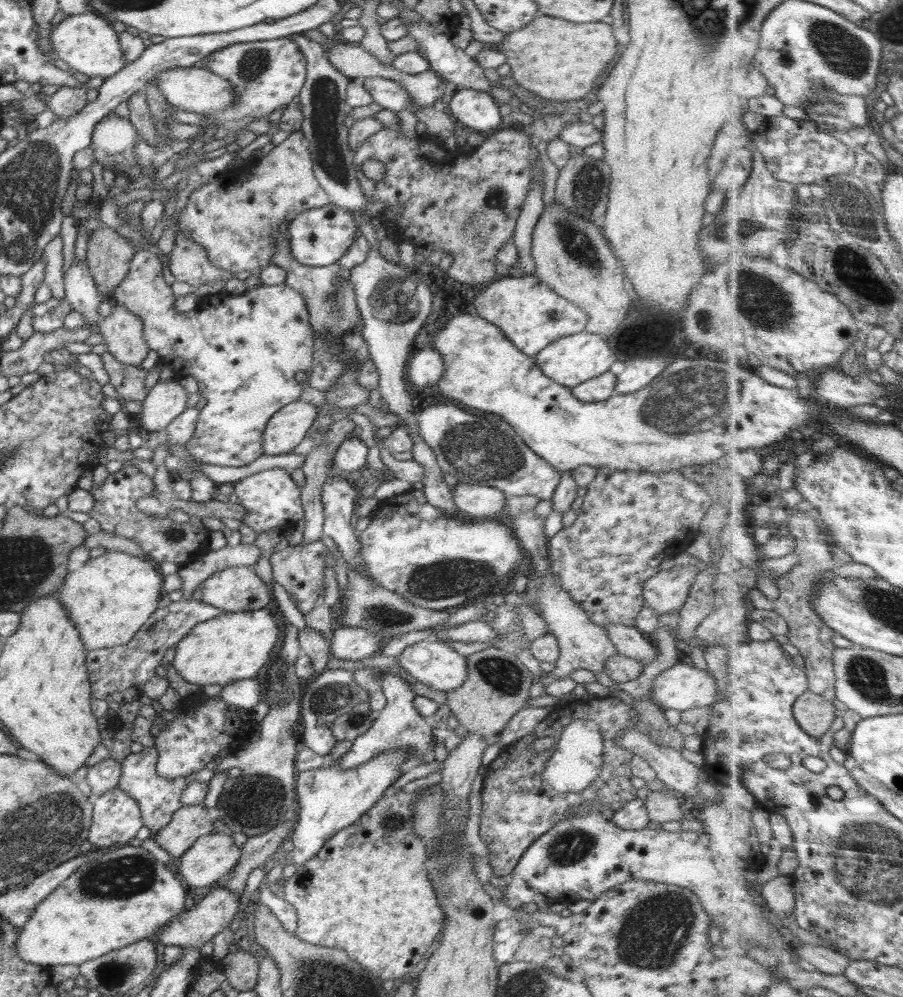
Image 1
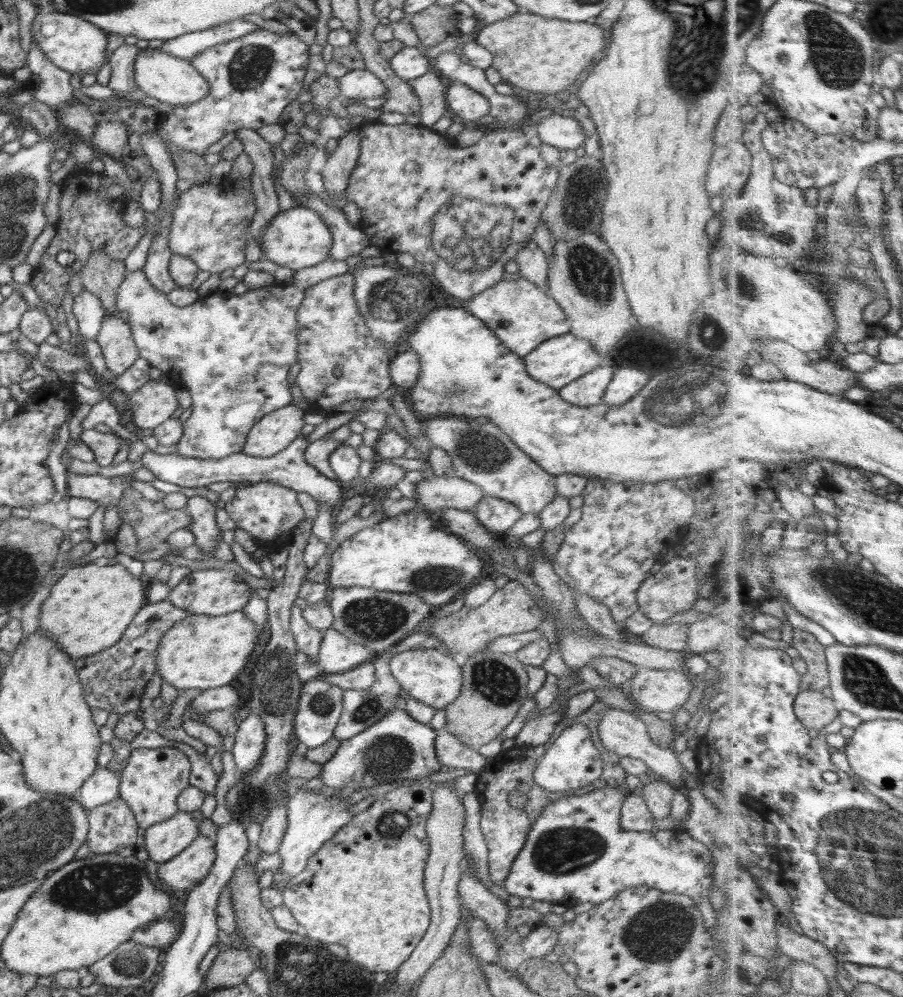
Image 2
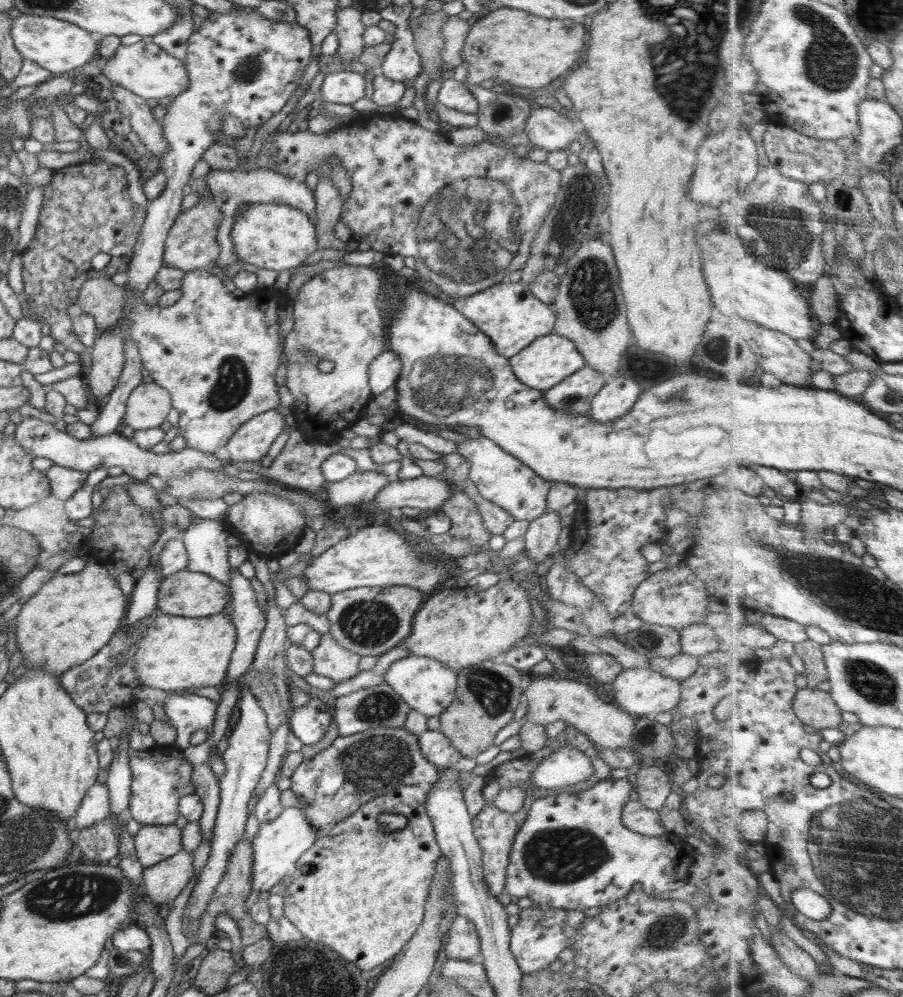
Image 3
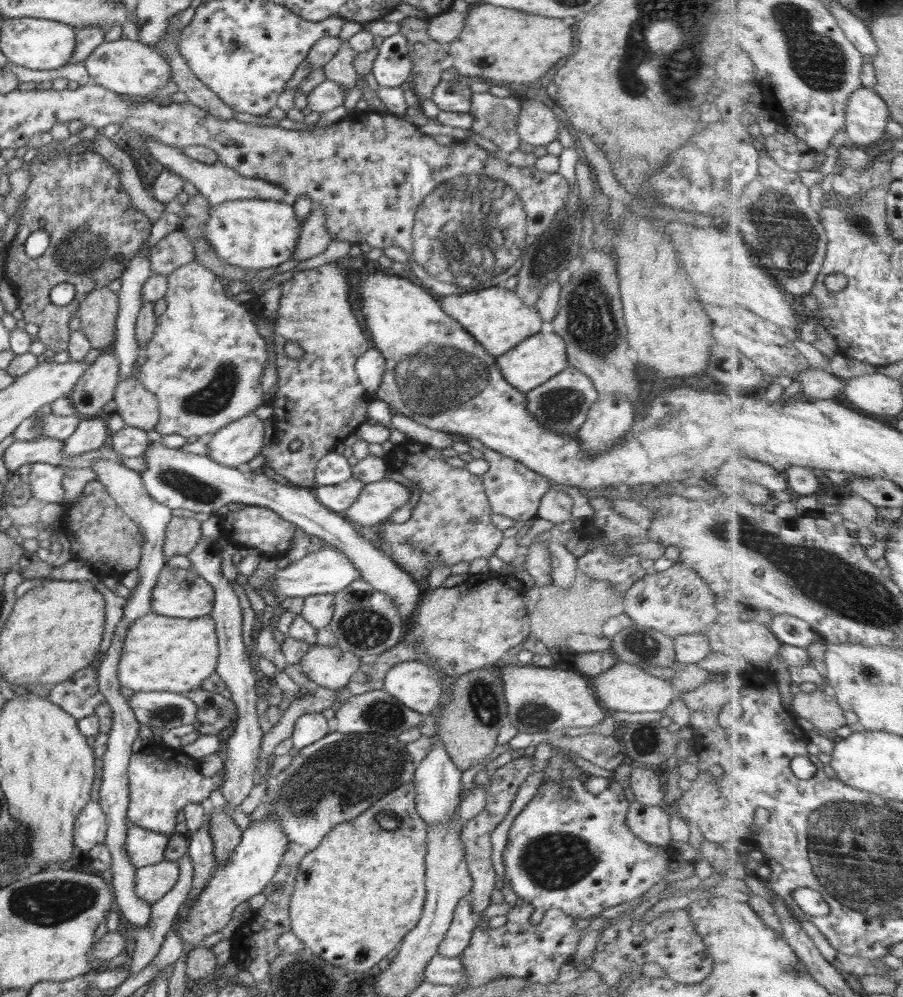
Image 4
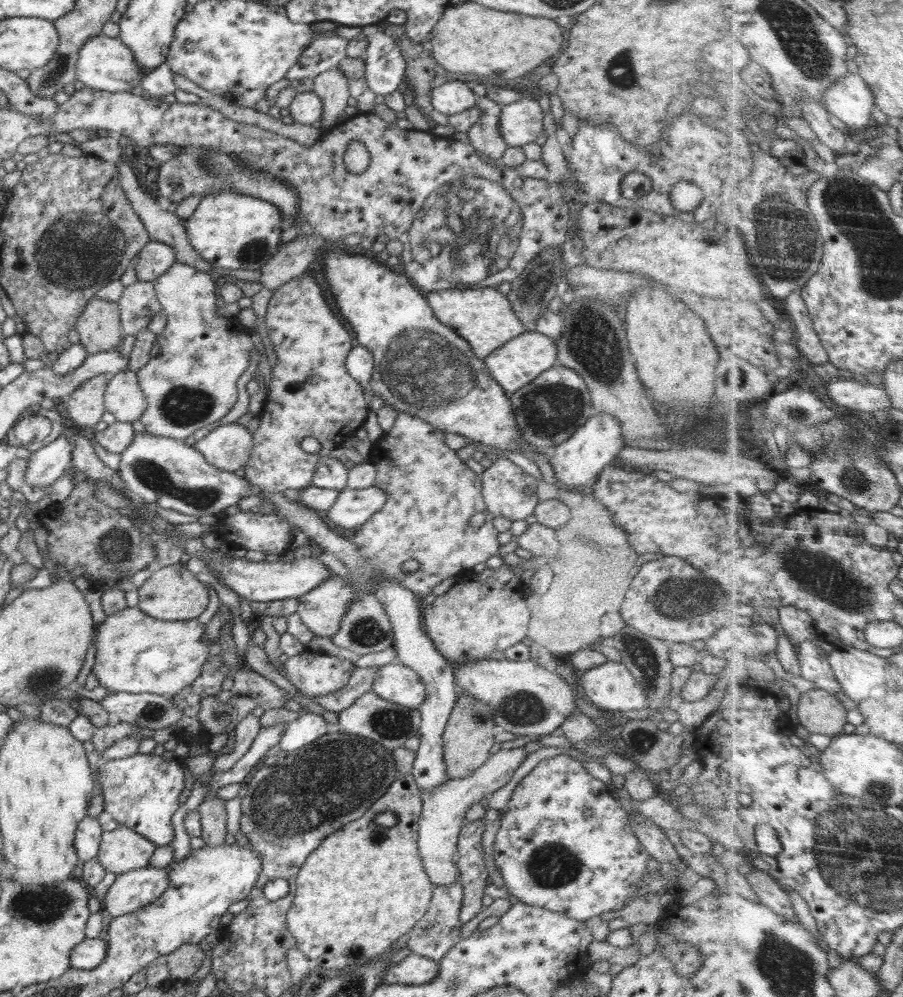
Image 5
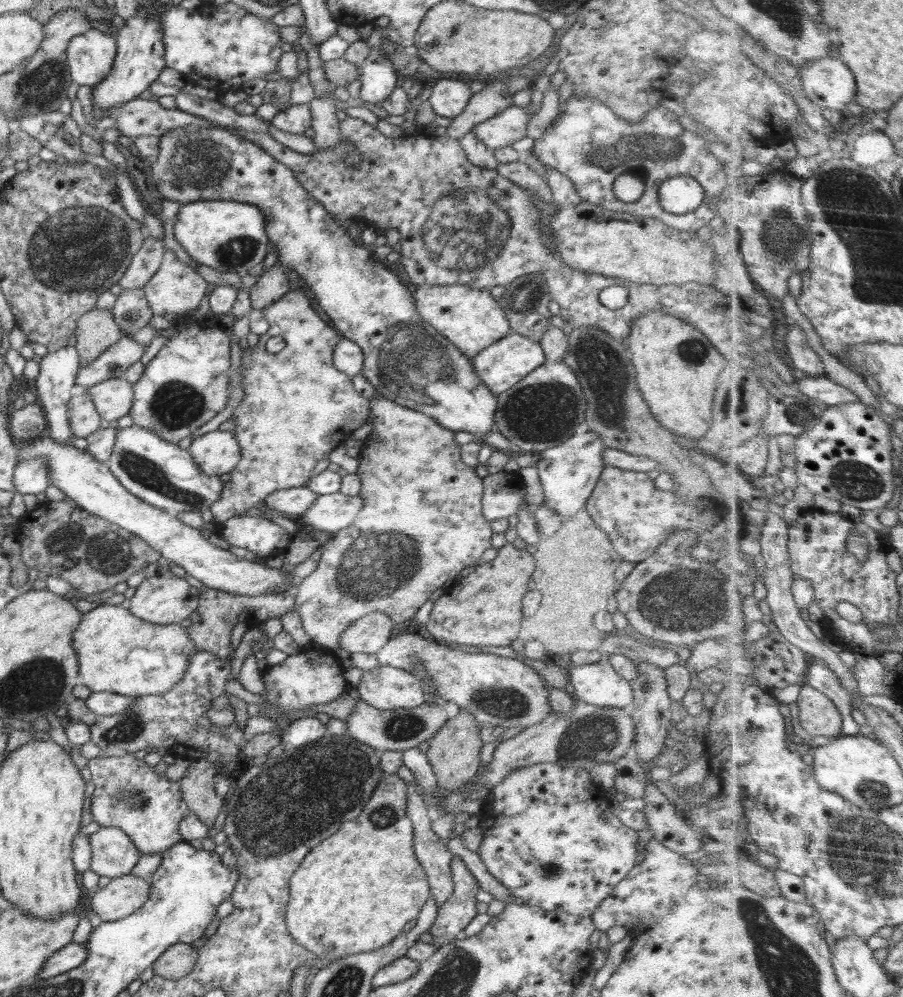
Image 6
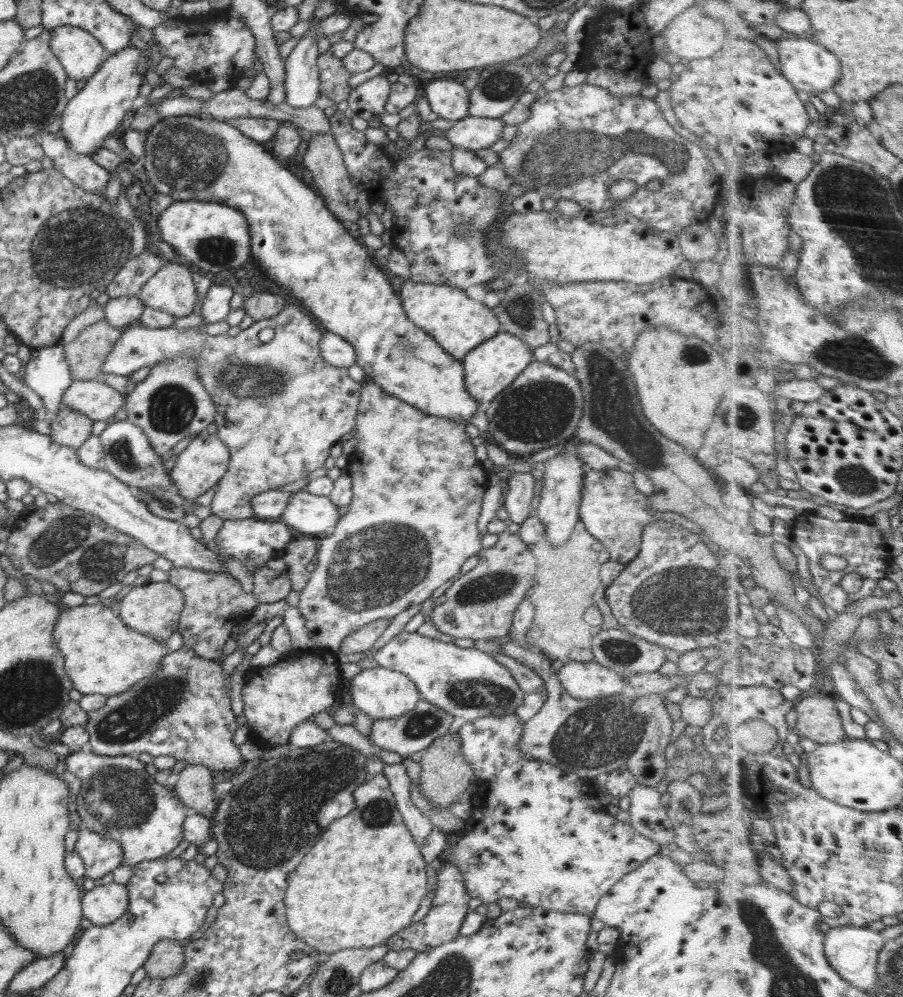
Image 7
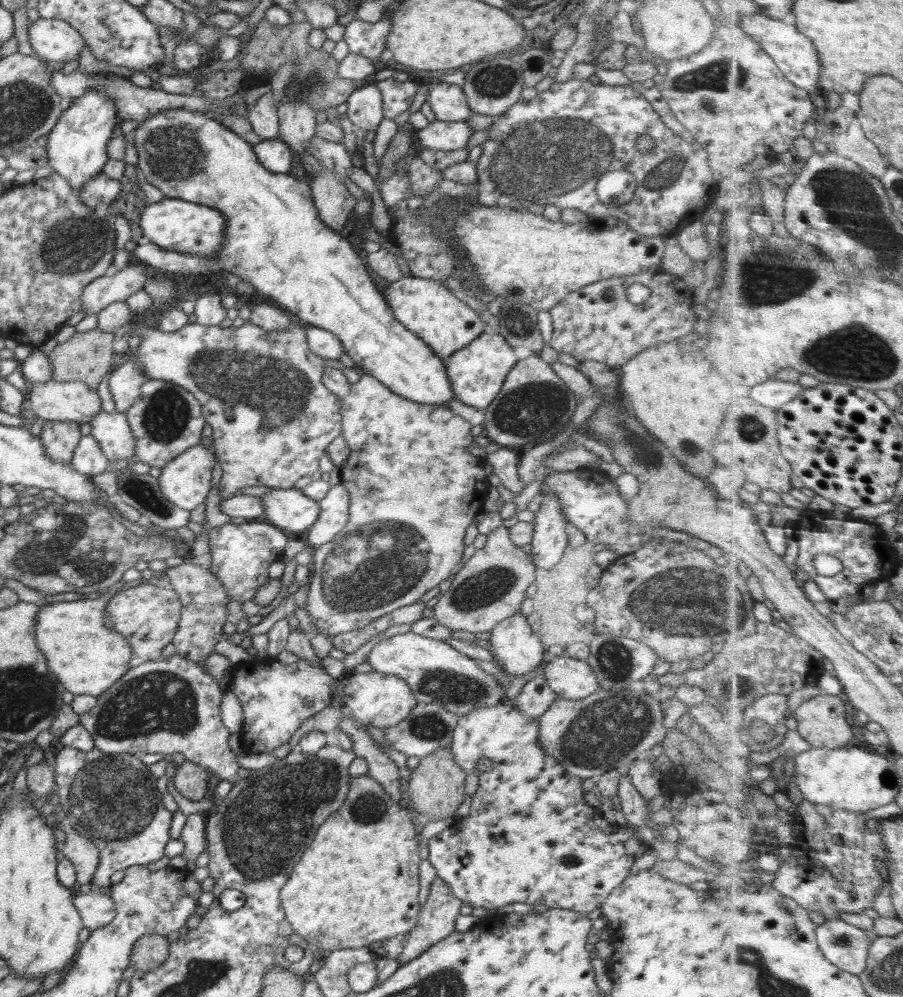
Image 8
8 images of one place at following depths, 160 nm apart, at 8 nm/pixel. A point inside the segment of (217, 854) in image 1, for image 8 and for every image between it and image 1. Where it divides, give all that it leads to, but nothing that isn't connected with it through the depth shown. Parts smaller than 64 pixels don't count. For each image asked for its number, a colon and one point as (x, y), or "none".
2: (182, 872)
3: (163, 882)
4: (152, 882)
5: (134, 889)
6: (123, 895)
7: (102, 905)
8: (96, 910)

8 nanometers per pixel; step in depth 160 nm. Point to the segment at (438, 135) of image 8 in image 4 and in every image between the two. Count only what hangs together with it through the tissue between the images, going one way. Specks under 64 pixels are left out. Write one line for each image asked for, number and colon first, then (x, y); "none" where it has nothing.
4: (537, 125)
5: (520, 123)
6: (502, 130)
7: (472, 133)

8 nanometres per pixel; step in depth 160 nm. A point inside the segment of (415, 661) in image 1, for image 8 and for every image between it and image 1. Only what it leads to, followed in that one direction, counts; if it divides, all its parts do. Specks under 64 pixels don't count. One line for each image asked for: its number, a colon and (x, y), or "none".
2: (429, 675)
3: (426, 685)
4: (417, 685)
5: (396, 683)
6: (387, 688)
7: (381, 693)
8: (382, 700)

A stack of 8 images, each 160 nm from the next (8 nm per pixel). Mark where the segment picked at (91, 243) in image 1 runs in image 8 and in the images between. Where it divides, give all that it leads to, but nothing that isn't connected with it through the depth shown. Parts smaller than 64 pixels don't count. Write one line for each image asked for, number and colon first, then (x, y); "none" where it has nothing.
2: (101, 276)
3: (99, 297)
4: (98, 312)
5: (99, 326)
6: (97, 330)
7: (86, 354)
8: (87, 356)

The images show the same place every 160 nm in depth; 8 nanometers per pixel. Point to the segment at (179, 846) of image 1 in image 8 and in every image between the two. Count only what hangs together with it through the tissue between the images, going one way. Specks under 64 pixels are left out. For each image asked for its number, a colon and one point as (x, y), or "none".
2: (164, 840)
3: (154, 843)
4: (144, 847)
5: (121, 850)
6: (113, 854)
7: (100, 855)
8: (82, 852)

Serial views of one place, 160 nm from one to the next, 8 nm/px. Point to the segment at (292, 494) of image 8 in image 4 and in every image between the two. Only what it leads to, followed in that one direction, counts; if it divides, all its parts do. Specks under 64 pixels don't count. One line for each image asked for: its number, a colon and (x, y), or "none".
4: (377, 500)
5: (353, 508)
6: (331, 513)
7: (313, 515)

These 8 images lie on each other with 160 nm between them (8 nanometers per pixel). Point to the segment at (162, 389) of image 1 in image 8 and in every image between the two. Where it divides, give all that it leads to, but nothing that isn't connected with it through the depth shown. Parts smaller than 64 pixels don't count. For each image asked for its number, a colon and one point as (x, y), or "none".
2: (153, 403)
3: (148, 405)
4: (138, 407)
5: (124, 398)
6: (112, 398)
7: (98, 401)
8: (74, 401)

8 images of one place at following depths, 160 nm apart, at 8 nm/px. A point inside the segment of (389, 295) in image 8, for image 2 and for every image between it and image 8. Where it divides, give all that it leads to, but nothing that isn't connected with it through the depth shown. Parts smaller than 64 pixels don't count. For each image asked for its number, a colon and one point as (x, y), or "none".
2: (522, 316)
3: (508, 313)
4: (495, 316)
5: (484, 317)
6: (470, 318)
7: (459, 324)

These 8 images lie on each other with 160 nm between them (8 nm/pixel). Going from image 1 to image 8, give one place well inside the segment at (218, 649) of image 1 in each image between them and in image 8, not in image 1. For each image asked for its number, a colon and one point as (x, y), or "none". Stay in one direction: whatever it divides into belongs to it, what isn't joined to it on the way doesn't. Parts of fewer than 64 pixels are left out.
2: (204, 652)
3: (176, 653)
4: (162, 654)
5: (135, 653)
6: (117, 652)
7: (103, 656)
8: (87, 658)

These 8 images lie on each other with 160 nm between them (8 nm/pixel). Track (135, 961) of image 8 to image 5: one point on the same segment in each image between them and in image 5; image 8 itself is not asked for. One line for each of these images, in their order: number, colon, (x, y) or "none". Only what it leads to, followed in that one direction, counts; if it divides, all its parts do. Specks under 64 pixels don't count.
5: (185, 961)
6: (178, 960)
7: (166, 959)

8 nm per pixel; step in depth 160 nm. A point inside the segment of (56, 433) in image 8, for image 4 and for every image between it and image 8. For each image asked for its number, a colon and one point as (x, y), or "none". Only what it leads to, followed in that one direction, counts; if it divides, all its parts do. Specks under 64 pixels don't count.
4: (95, 388)
5: (85, 406)
6: (84, 419)
7: (68, 427)

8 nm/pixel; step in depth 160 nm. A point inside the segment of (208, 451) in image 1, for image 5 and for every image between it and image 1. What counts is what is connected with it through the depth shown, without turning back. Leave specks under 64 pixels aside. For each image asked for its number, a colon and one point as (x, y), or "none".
2: (232, 353)
3: (217, 355)
4: (204, 364)
5: (192, 382)

